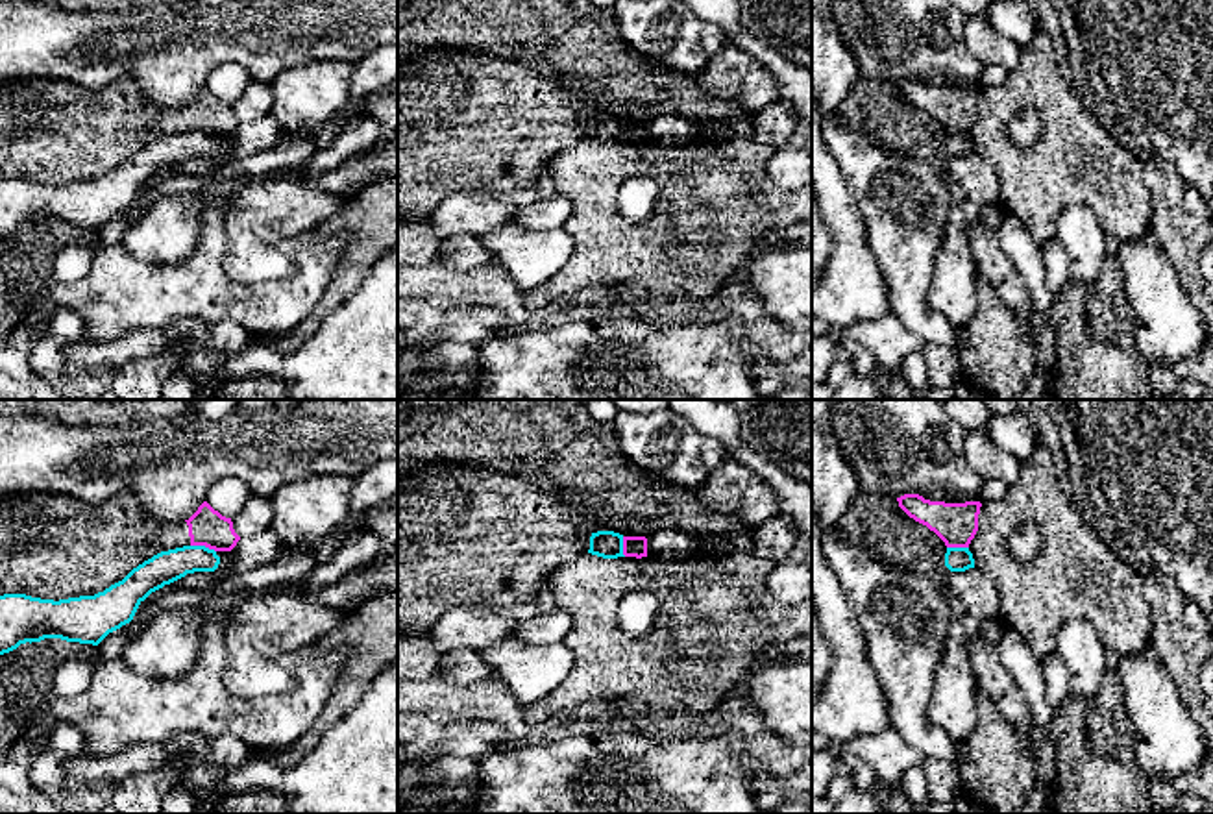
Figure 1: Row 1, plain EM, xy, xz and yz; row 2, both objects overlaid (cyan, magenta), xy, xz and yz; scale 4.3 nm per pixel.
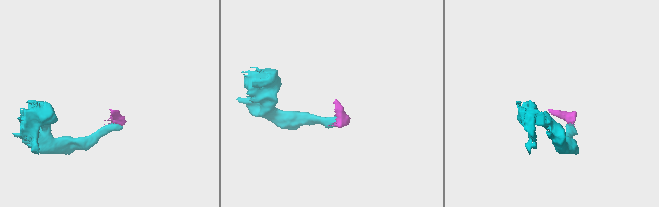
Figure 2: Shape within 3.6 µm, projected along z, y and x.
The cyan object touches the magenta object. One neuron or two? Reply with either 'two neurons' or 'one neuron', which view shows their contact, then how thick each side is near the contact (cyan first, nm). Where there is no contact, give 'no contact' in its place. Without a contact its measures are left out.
two neurons; contact in xy; calibres 140 and 160 nm

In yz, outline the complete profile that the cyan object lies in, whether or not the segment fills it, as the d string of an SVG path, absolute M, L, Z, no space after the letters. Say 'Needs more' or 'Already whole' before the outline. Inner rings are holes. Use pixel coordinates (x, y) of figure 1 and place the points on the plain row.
Already whole. M947 133L945 152L950 157L965 157L969 154L974 154L973 139L969 133Z

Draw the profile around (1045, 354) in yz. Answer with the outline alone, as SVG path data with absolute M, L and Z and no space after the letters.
M1050 316L1045 320L1043 333L1035 348L1035 364L1048 370L1056 364L1056 333Z

